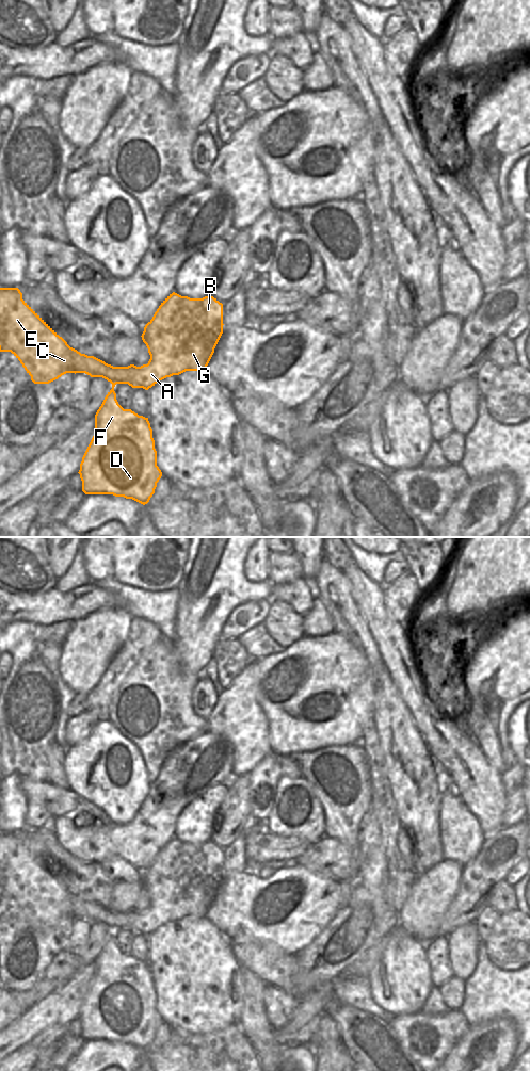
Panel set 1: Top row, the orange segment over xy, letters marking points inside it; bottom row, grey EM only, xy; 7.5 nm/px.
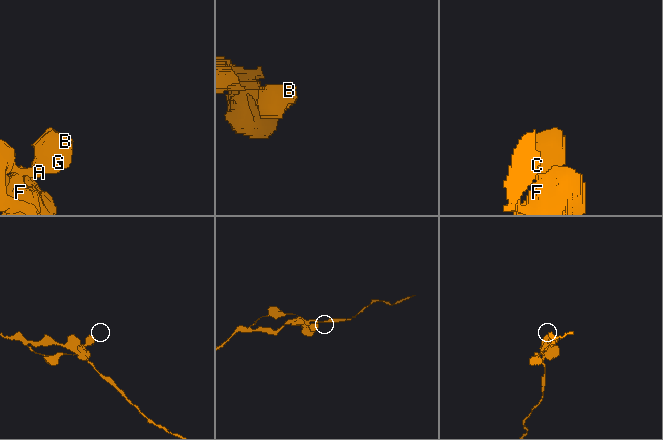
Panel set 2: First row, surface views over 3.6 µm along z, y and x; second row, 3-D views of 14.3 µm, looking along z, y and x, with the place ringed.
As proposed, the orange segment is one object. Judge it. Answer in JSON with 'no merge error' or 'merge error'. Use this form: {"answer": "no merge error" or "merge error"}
{"answer": "no merge error"}

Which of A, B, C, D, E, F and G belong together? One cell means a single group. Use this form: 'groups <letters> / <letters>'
groups A B C D E F G

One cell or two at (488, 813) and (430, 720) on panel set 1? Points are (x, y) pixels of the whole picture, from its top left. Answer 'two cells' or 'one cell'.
one cell

